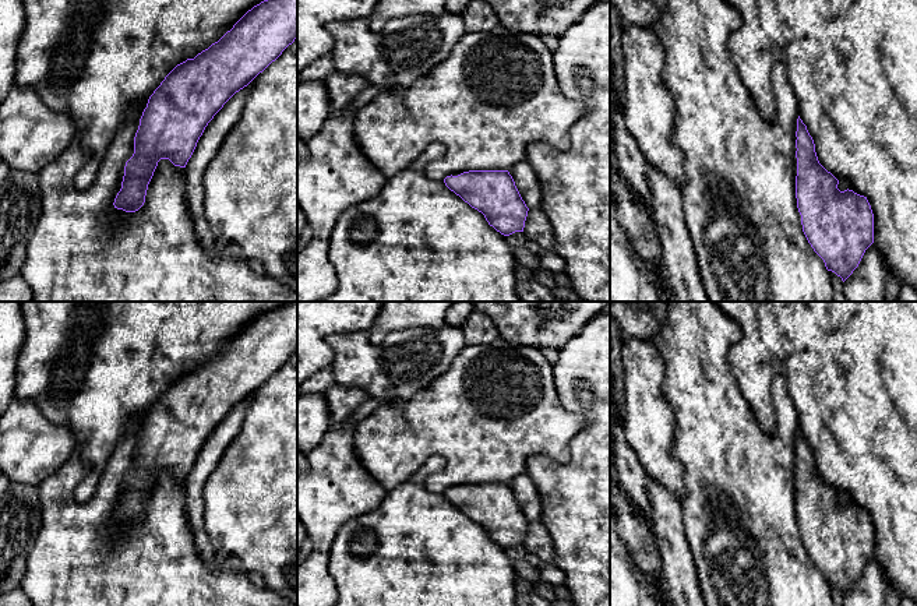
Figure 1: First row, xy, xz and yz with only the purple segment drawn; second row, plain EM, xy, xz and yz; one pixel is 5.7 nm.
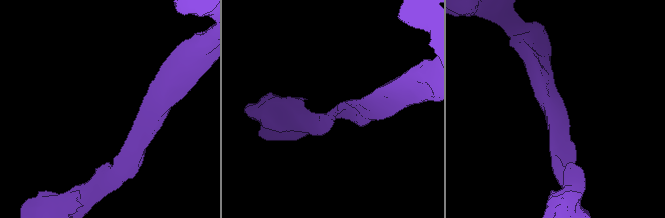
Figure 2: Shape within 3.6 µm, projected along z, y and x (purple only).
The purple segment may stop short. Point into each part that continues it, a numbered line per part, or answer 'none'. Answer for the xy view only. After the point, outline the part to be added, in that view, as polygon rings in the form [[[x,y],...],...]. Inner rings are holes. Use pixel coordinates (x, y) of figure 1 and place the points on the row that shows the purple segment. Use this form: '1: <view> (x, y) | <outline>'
none

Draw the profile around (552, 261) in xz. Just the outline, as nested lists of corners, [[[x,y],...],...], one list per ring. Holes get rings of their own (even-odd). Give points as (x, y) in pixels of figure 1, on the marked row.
[[[542,249],[536,256],[542,268],[553,274],[561,274],[565,271],[565,263],[557,253],[549,253]]]

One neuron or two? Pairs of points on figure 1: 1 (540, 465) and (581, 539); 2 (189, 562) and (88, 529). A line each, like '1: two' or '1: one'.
1: one
2: one

